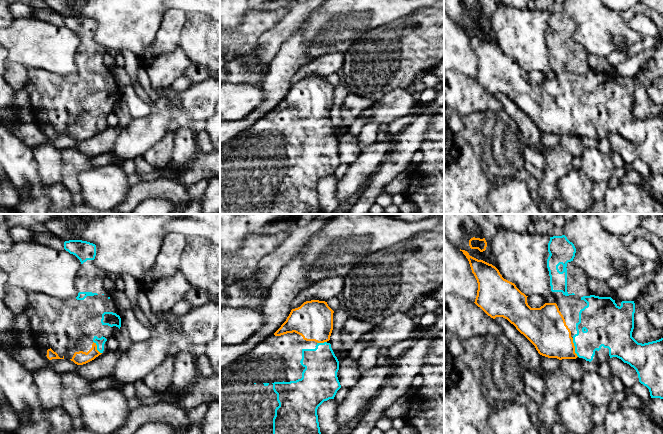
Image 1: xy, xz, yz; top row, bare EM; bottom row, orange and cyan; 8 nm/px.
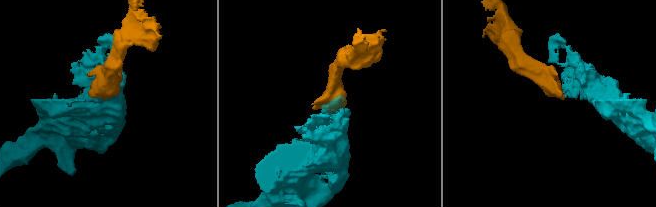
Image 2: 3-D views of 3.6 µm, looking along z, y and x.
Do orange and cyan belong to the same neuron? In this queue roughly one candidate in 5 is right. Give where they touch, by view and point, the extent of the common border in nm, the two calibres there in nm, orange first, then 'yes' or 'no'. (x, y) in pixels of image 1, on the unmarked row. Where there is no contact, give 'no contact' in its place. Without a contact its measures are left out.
meets orange in yz at (574, 123); contact 160 nm long; 320 nm thick on the orange side, 240 nm on the other; yes

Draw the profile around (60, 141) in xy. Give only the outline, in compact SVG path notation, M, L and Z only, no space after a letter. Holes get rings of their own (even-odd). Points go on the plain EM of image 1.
M52 135L43 144L52 144L59 149L74 148L79 141L70 135Z

